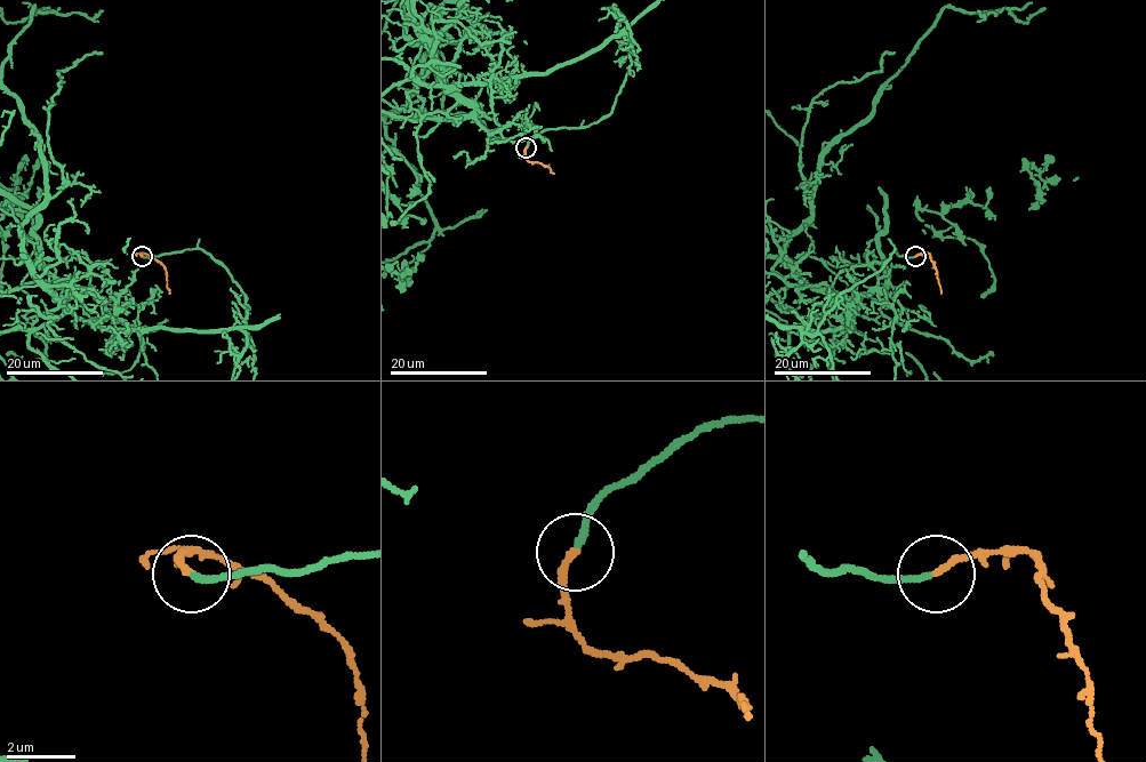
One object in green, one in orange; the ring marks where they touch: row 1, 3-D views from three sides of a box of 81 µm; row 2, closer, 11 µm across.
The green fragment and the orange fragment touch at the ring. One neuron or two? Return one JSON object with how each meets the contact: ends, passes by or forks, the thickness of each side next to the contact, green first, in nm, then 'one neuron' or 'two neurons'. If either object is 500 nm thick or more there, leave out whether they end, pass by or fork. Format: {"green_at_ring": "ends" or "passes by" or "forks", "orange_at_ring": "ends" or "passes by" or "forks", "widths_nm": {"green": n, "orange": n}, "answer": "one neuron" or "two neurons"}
{"green_at_ring": "ends", "orange_at_ring": "ends", "widths_nm": {"green": 180, "orange": 220}, "answer": "one neuron"}

